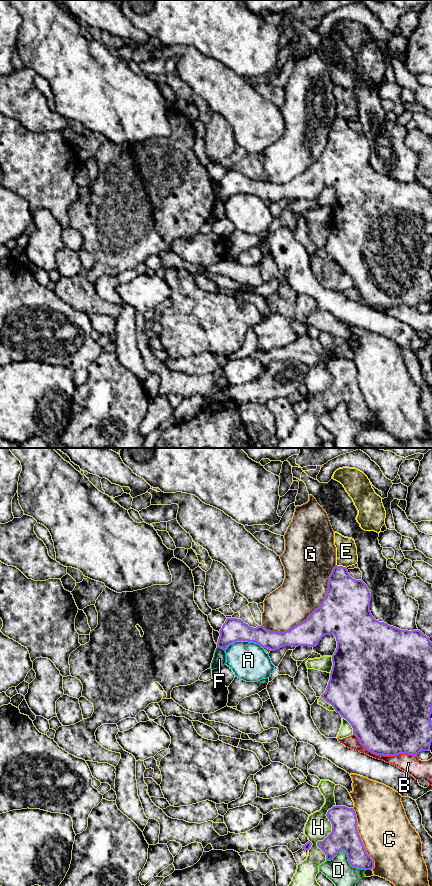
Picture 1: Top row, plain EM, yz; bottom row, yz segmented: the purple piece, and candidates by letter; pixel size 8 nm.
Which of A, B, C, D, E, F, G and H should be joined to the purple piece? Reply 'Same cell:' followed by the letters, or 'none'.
Same cell: none

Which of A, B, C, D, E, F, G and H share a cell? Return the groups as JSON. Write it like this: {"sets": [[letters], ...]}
{"sets": [["A"], ["B"], ["C"], ["D"], ["E", "F"], ["G"], ["H"]]}

